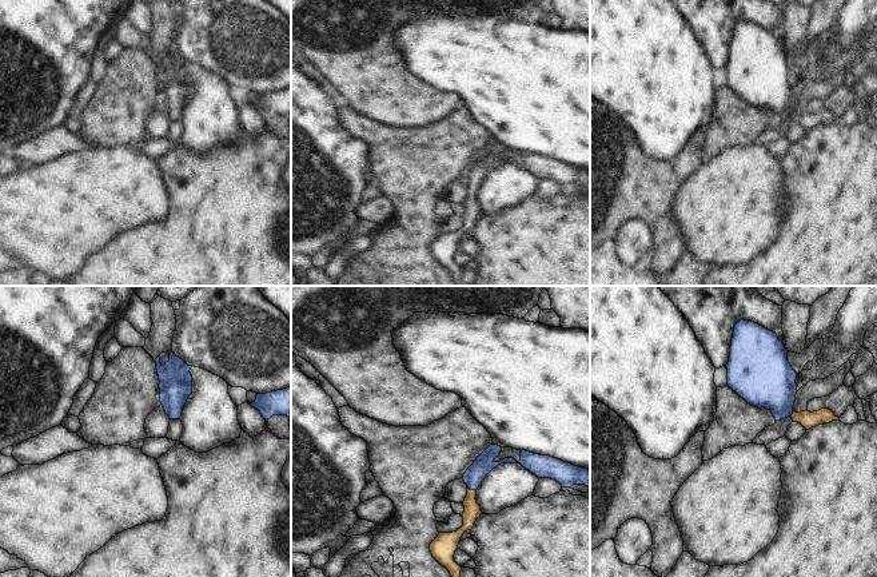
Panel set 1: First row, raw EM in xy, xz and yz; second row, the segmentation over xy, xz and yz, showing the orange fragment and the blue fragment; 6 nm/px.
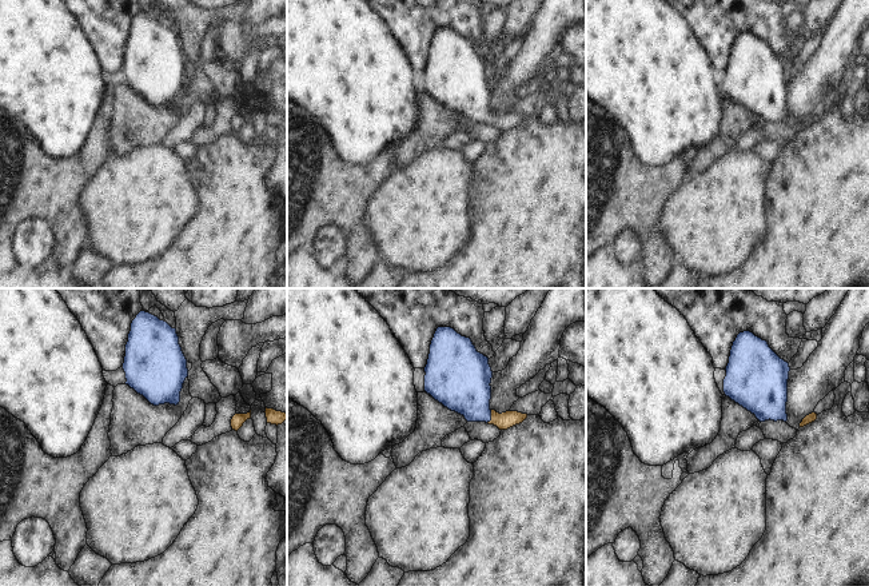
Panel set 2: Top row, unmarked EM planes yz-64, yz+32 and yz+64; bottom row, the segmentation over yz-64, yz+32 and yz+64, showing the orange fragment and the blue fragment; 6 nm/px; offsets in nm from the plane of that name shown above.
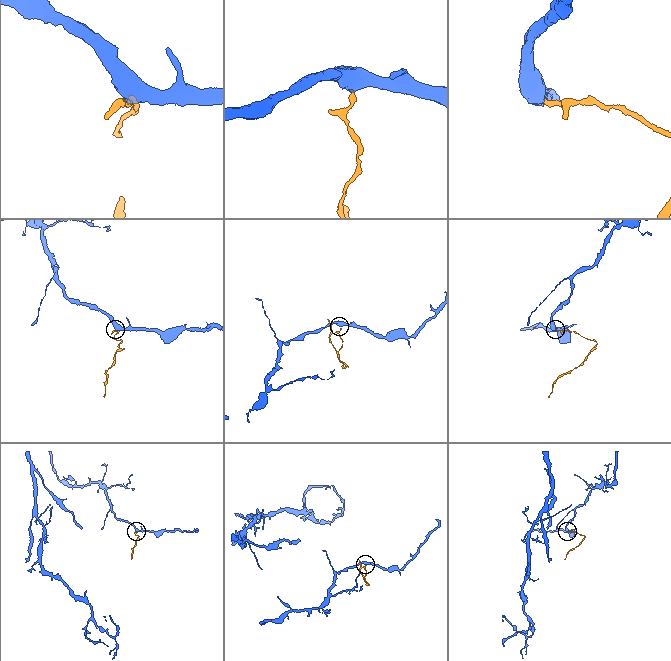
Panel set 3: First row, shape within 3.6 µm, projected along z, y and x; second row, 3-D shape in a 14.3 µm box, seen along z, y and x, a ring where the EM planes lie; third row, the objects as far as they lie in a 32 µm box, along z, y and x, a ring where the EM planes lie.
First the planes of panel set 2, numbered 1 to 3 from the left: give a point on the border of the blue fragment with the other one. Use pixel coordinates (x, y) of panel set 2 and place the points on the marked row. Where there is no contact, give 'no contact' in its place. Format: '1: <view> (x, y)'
1: no contact
2: yz+32 (491, 417)
3: no contact

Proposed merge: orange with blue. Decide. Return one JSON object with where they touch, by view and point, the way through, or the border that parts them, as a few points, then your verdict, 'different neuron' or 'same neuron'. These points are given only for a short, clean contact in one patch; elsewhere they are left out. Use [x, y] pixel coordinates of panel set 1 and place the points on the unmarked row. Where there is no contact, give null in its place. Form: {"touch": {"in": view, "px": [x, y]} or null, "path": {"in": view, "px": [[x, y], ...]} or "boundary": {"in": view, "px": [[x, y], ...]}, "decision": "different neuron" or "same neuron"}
{"touch": {"in": "yz", "px": [793, 111]}, "path": {"in": "yz", "px": [[808, 120], [798, 118], [793, 111], [766, 80]]}, "decision": "same neuron"}

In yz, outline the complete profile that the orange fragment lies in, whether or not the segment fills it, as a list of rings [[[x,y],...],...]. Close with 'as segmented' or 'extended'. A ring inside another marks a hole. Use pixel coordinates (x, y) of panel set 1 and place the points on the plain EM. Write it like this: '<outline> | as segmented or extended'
[[[741,20],[734,27],[727,69],[727,87],[748,104],[772,112],[776,122],[790,118],[806,131],[840,119],[829,110],[794,112],[797,73],[777,35]]] | extended

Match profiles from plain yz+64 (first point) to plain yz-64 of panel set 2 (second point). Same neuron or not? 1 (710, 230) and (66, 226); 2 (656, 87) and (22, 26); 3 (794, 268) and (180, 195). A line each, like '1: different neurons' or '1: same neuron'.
1: different neurons
2: same neuron
3: different neurons

